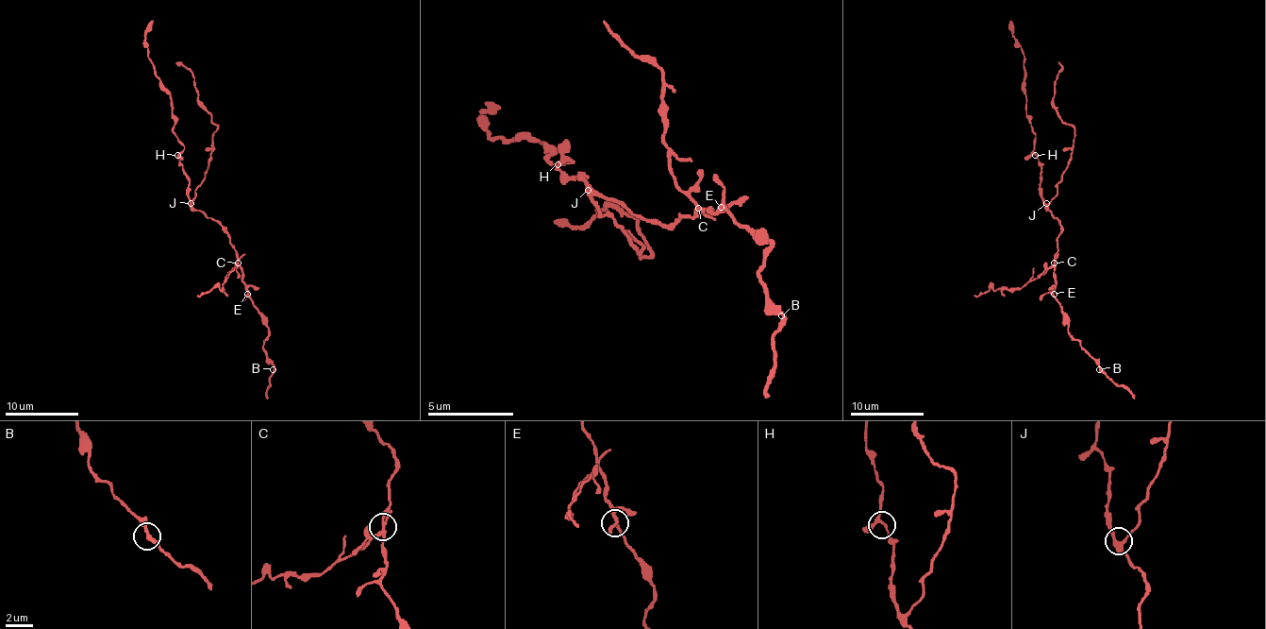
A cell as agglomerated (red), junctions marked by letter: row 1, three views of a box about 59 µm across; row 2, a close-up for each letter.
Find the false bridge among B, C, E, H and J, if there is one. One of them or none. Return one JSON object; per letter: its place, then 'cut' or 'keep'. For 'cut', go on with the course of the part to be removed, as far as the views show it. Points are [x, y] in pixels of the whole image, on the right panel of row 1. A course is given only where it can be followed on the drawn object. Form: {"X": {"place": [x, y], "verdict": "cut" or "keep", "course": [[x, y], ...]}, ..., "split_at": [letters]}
{"B": {"place": [1099, 369], "verdict": "keep"}, "C": {"place": [1054, 263], "verdict": "cut", "course": [[1054, 263], [1020, 288], [989, 288], [974, 296]]}, "E": {"place": [1054, 294], "verdict": "keep"}, "H": {"place": [1035, 155], "verdict": "keep"}, "J": {"place": [1046, 203], "verdict": "keep"}, "split_at": ["C"]}

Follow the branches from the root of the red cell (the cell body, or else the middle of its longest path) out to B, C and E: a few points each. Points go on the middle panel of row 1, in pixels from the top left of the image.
B: (635, 215), (670, 225), (700, 207), (712, 212), (721, 207), (769, 242), (760, 285), (781, 315)
C: (635, 215), (670, 225), (678, 215), (691, 215), (700, 207)
E: (635, 215), (670, 225), (678, 215), (691, 215), (700, 207), (708, 207), (712, 212), (721, 207)

